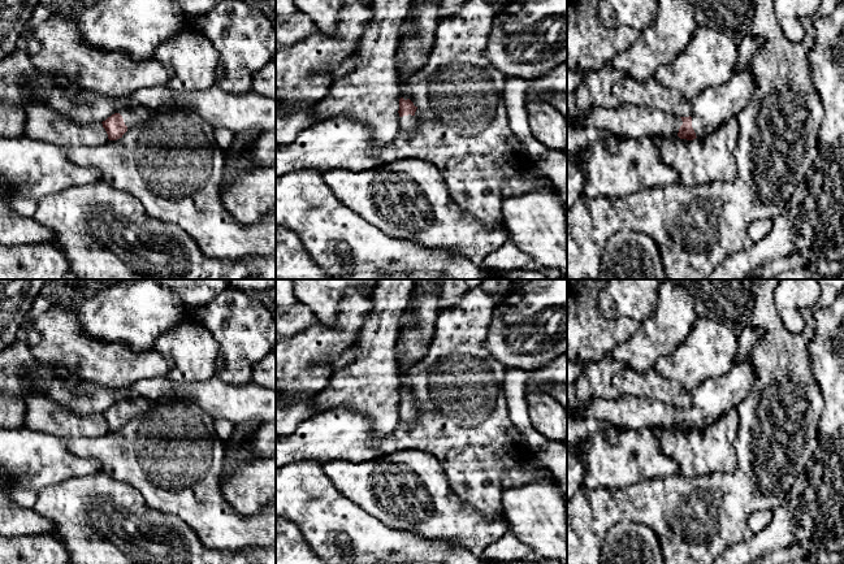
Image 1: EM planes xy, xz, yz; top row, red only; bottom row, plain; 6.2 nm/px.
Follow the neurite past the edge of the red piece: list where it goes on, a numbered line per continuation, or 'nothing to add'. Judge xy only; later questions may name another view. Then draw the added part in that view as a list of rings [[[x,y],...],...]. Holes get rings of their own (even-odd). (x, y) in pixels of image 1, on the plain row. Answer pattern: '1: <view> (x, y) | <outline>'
1: xy (135, 404) | [[[120,391],[120,403],[122,409],[126,411],[134,411],[137,415],[140,415],[150,407],[150,402],[146,399],[138,399],[138,398],[126,398],[124,395],[124,391]]]

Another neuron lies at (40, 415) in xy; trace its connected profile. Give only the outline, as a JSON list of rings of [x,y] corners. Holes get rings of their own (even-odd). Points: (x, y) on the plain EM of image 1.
[[[39,394],[25,400],[25,426],[30,430],[47,433],[66,442],[107,434],[108,425],[101,413],[81,416]]]

